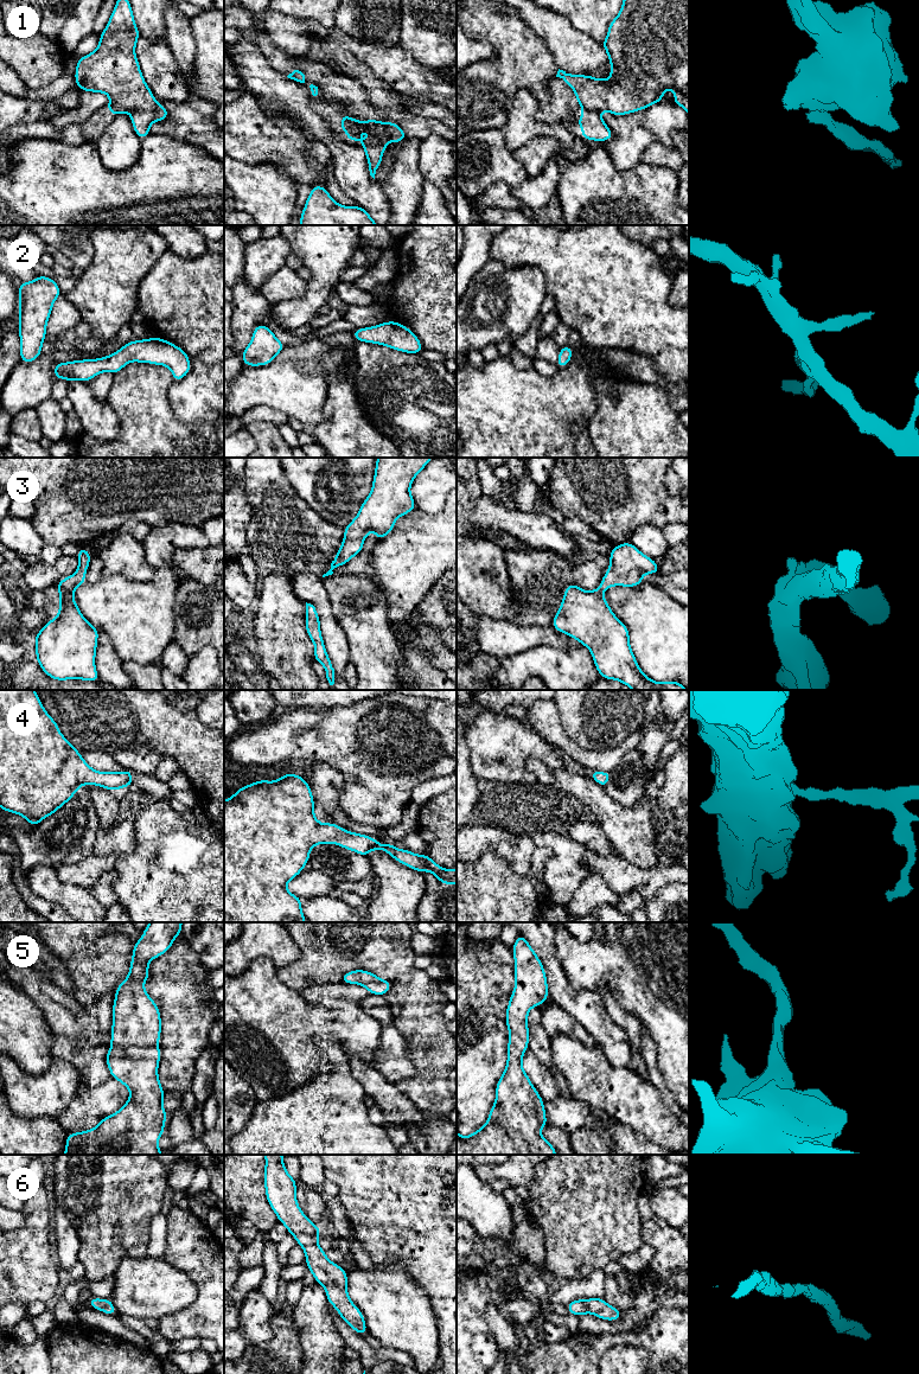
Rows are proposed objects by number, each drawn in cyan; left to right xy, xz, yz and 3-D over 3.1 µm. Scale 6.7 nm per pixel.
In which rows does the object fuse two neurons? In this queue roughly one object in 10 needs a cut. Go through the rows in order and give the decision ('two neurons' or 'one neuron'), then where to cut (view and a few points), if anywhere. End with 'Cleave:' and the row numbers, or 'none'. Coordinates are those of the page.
1: two neurons; cut in xy along (158, 103), (151, 110), (133, 110), (131, 113)
2: one neuron; no cut
3: one neuron; no cut
4: one neuron; no cut
5: one neuron; no cut
6: one neuron; no cut
Cleave: 1

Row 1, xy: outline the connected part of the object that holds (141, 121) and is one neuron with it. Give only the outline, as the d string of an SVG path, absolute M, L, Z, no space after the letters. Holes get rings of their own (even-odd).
M158 104L152 111L132 111L130 119L136 135L145 140L149 135L149 127L153 122L165 121L168 117L168 109Z

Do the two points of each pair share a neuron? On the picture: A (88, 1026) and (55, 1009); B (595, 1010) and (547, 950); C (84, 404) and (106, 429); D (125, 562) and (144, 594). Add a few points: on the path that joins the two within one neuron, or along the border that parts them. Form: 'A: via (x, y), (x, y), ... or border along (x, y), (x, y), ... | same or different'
A: via (80, 1024), (63, 1014) | same
B: via (578, 1002), (557, 982), (553, 967) | same
C: via (89, 410), (102, 423) | same
D: border along (155, 569), (146, 581), (109, 575) | different

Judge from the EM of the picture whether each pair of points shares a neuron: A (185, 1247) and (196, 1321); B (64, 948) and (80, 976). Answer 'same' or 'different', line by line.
A: same
B: different

